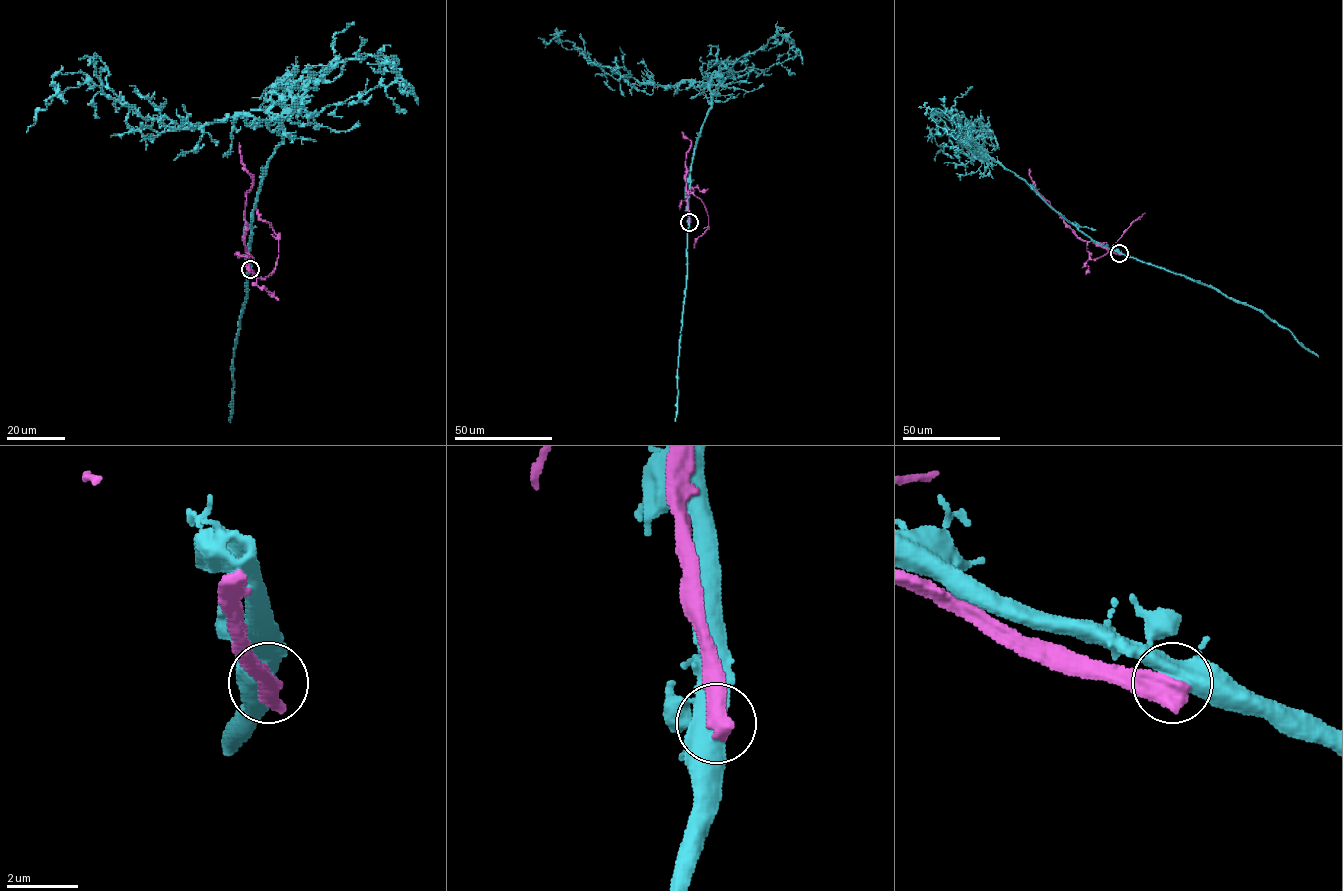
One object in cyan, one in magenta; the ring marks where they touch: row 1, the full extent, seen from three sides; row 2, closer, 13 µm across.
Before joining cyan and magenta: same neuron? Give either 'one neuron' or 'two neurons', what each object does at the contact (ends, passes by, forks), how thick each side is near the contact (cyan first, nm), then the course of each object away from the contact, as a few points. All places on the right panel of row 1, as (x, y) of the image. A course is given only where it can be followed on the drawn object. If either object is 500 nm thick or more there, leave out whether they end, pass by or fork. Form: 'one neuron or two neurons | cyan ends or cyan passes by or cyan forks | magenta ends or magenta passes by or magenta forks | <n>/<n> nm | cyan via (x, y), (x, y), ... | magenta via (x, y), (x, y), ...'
two neurons | 550/650 nm | cyan via (1119, 254), (1082, 233), (982, 151), (975, 156), (947, 126), (934, 135), (941, 146), (935, 161) | magenta via (1119, 254), (1087, 242), (1086, 251), (1095, 260), (1104, 255), (1145, 213)

